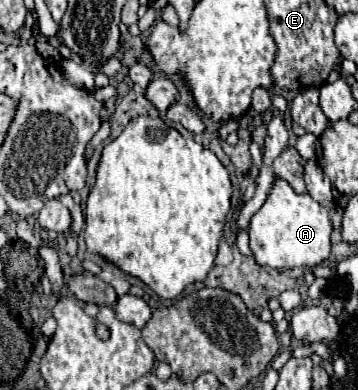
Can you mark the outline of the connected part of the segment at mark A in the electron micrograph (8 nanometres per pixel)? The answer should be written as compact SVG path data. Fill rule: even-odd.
M276 180L264 206L250 220L250 250L260 266L274 270L314 268L330 256L332 222L326 208L310 196L298 196L288 182Z

